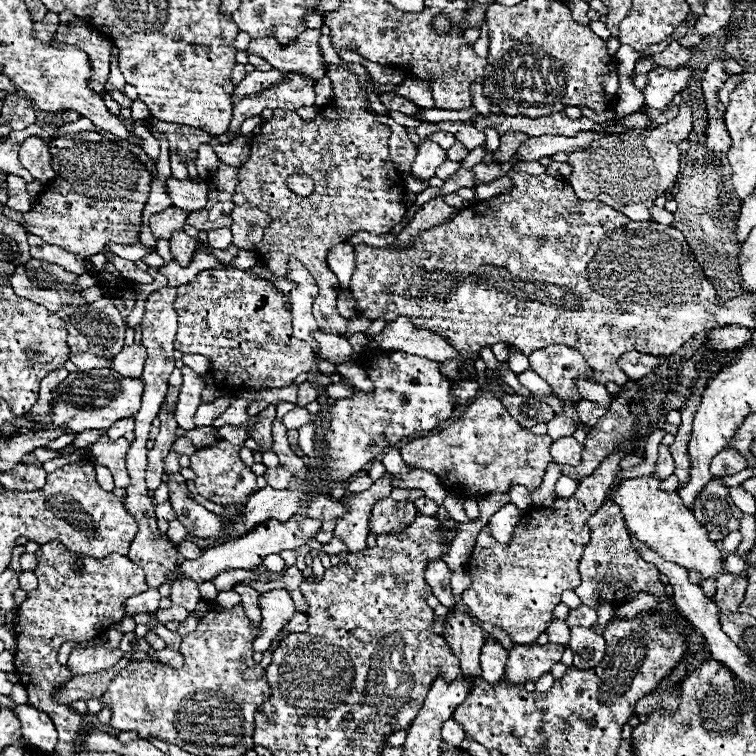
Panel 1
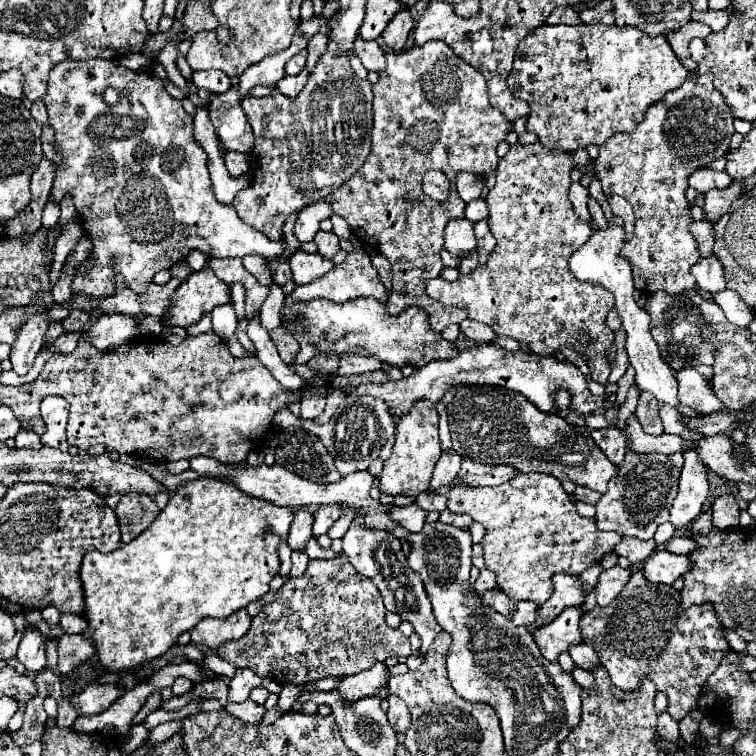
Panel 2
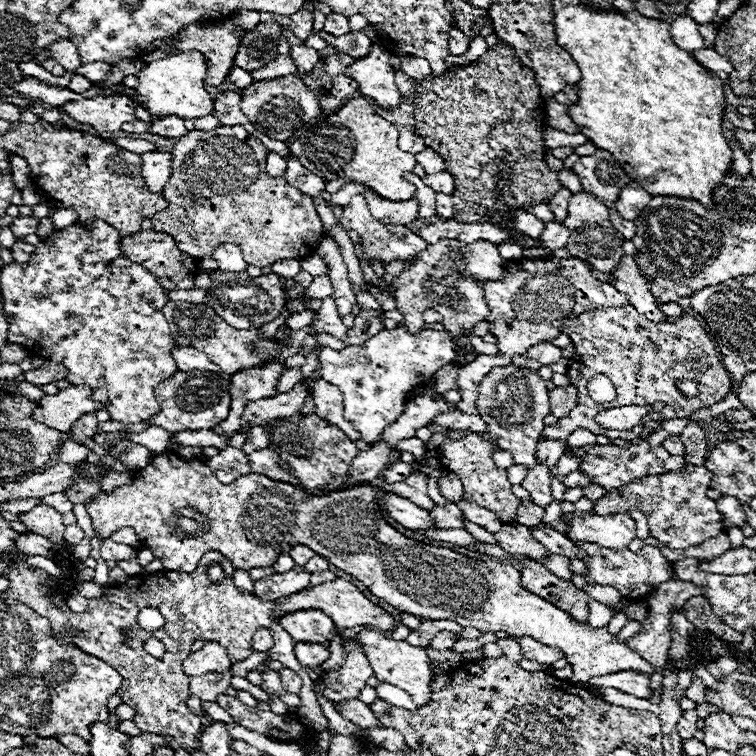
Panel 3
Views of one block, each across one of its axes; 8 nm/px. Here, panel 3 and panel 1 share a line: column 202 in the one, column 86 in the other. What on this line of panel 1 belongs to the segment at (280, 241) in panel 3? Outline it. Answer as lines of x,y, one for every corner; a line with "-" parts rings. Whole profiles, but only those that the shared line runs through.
78,132
78,134
62,134
50,142
52,168
56,170
56,178
48,182
42,194
36,198
30,212
21,213
11,210
3,204
3,214
24,226
28,234
40,236
46,244
54,244
72,252
76,256
88,258
104,250
108,242
116,244
136,244
142,232
142,210
150,196
152,174
146,166
128,150
112,144
112,140
96,134
96,132

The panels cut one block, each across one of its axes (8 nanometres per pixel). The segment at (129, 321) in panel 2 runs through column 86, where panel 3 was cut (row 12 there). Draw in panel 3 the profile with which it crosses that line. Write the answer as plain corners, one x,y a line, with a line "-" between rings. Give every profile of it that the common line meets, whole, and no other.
330,12
326,16
326,22
324,22
324,30
330,30
330,34
346,34
348,28
348,18
344,14
336,14
336,12

